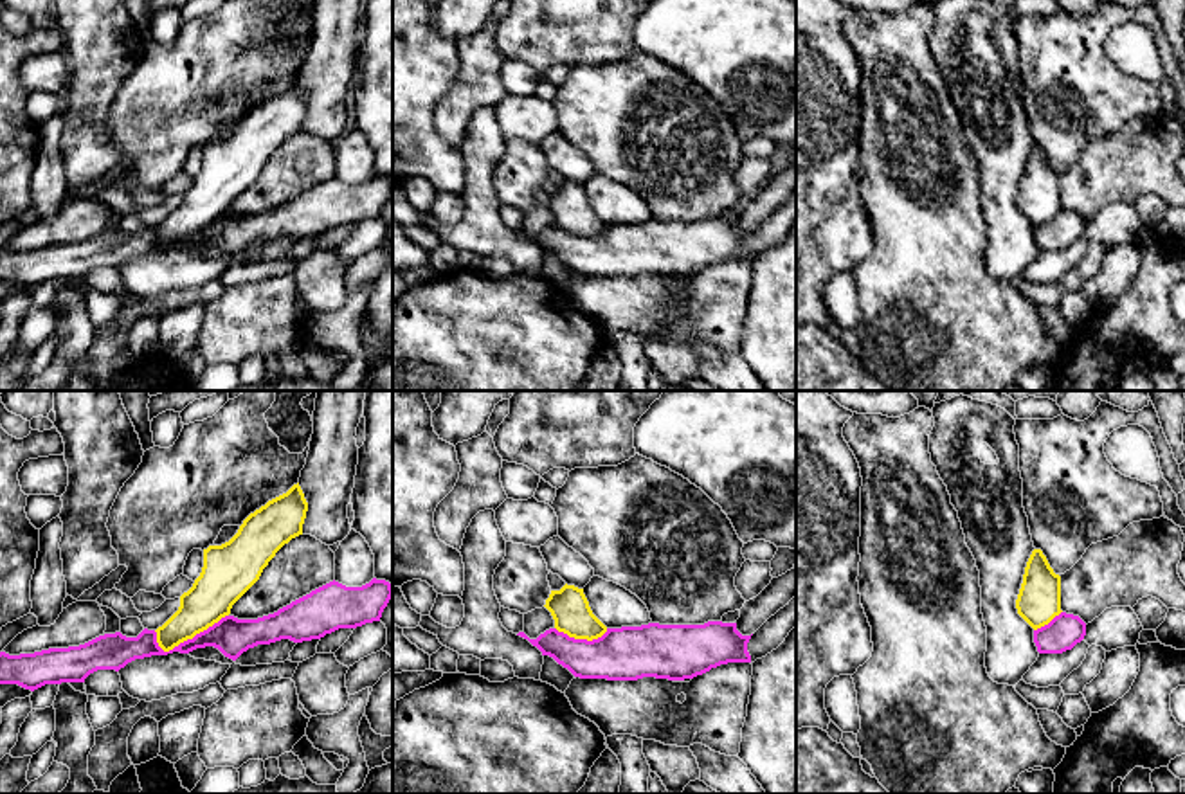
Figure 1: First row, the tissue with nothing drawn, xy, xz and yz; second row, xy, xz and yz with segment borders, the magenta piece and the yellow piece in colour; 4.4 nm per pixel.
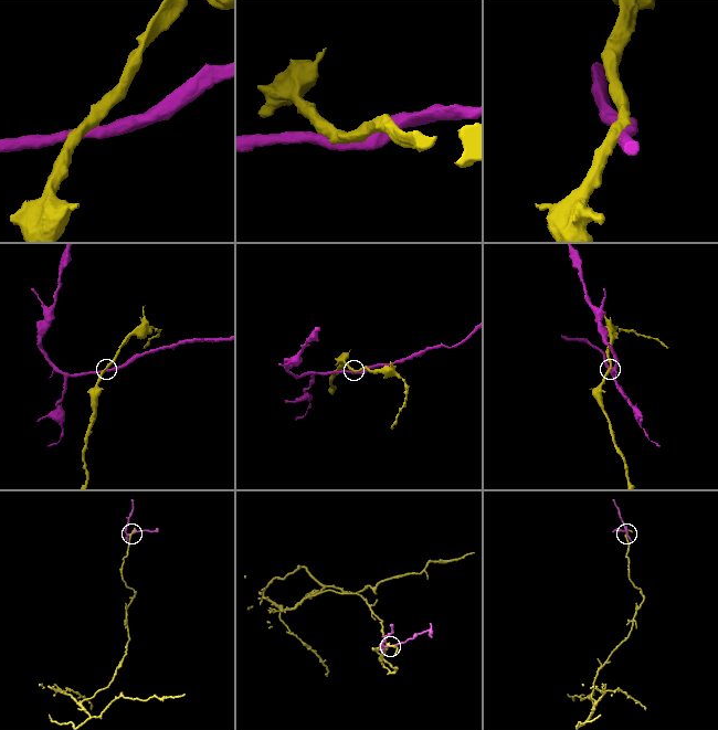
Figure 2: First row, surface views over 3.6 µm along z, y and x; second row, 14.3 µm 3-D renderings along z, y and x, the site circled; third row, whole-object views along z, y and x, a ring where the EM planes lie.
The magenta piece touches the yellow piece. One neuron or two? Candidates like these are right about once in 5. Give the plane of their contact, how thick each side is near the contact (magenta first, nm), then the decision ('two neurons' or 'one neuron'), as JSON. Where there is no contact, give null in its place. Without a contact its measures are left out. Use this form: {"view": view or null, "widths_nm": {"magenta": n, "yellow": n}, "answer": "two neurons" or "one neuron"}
{"view": "xy", "widths_nm": {"magenta": 170, "yellow": 200}, "answer": "two neurons"}

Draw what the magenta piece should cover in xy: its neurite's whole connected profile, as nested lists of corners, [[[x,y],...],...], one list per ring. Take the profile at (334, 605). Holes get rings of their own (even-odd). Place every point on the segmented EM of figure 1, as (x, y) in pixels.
[[[373,578],[362,587],[346,587],[339,582],[330,582],[310,594],[292,601],[290,605],[279,609],[274,614],[258,619],[238,619],[234,616],[225,616],[207,630],[196,634],[164,652],[157,643],[157,632],[144,628],[137,637],[126,637],[121,632],[99,636],[85,645],[68,648],[49,648],[34,654],[9,655],[0,652],[0,684],[18,684],[25,690],[38,690],[45,684],[61,682],[85,682],[85,679],[97,670],[115,670],[119,672],[128,663],[135,659],[144,659],[151,655],[167,655],[173,652],[189,654],[196,648],[214,646],[225,657],[236,661],[243,652],[258,645],[270,645],[281,639],[290,639],[294,643],[321,639],[339,628],[357,628],[366,623],[380,621],[384,609],[393,598],[393,587],[385,580]]]

